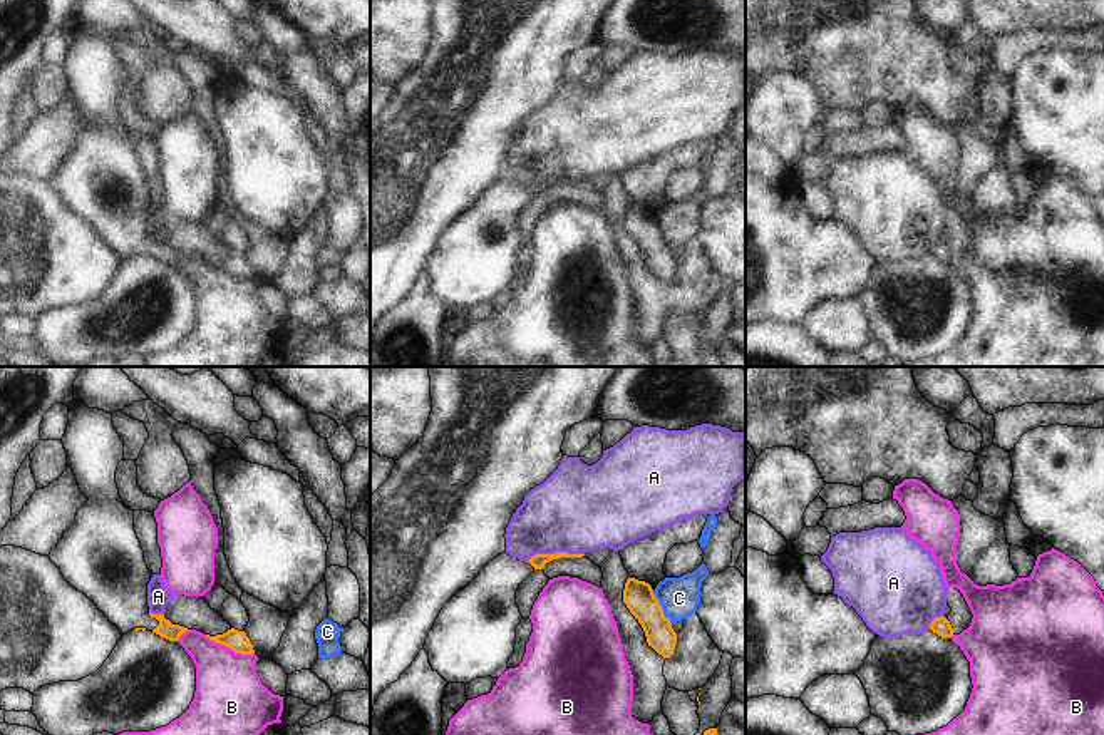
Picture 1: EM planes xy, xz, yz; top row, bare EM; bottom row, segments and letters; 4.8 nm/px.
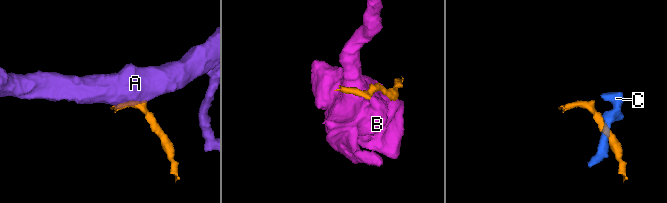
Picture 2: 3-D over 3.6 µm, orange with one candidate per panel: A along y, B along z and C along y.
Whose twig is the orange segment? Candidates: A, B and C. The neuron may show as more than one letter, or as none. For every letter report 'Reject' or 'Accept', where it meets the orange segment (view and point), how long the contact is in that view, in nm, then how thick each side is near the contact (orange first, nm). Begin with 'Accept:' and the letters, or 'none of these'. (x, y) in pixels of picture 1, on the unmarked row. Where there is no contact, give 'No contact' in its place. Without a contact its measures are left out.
Accept: none of these
A: Reject. Touches orange at xz (555, 178). Shared border 280 nm. Thickness 70 nm (orange) against 420 nm
B: Reject. Touches orange at xy (230, 272). Shared border 260 nm. Thickness 100 nm (orange) against 340 nm
C: Reject. Touches orange at xz (660, 233). Shared border 180 nm. Thickness 150 nm (orange) against 190 nm

